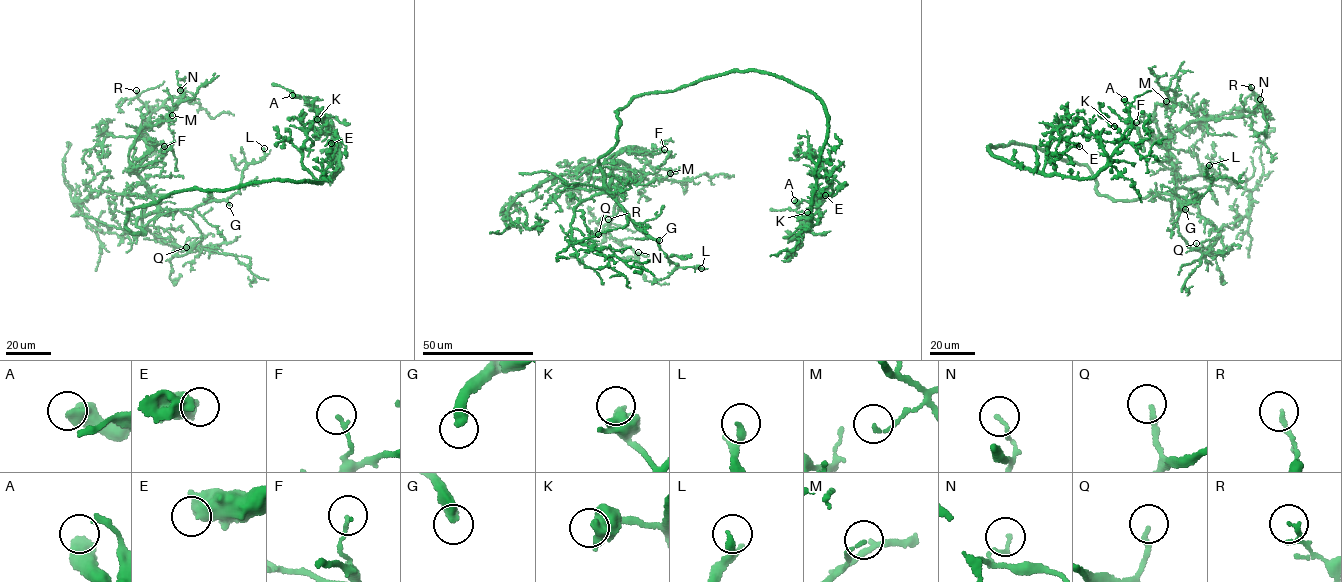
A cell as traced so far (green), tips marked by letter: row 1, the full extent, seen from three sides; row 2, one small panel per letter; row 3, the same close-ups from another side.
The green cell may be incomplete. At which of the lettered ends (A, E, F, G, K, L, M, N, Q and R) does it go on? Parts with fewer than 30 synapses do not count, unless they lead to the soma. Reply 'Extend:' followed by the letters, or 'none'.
Extend: G, Q

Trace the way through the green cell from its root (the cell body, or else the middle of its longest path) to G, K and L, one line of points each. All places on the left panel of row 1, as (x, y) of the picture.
G: (151, 205), (128, 209), (130, 232), (146, 233), (137, 227), (138, 218), (163, 209), (215, 200), (229, 205)
K: (151, 205), (194, 189), (332, 176), (341, 169), (339, 149), (317, 119)
L: (151, 205), (128, 209), (130, 232), (146, 233), (136, 223), (152, 212), (231, 196), (264, 148)

